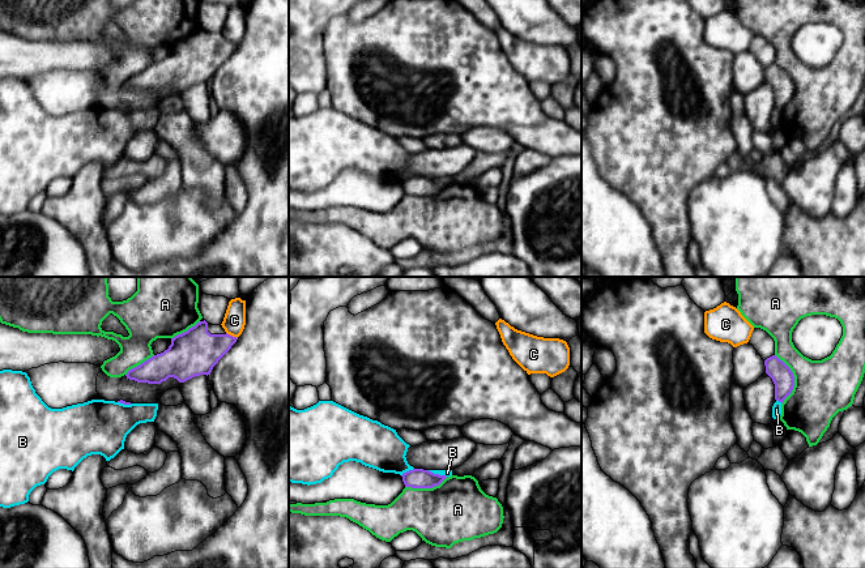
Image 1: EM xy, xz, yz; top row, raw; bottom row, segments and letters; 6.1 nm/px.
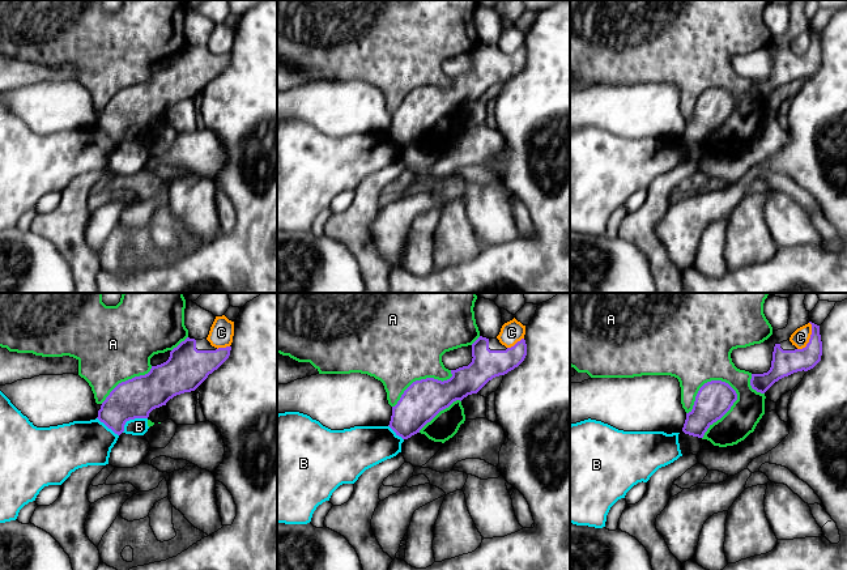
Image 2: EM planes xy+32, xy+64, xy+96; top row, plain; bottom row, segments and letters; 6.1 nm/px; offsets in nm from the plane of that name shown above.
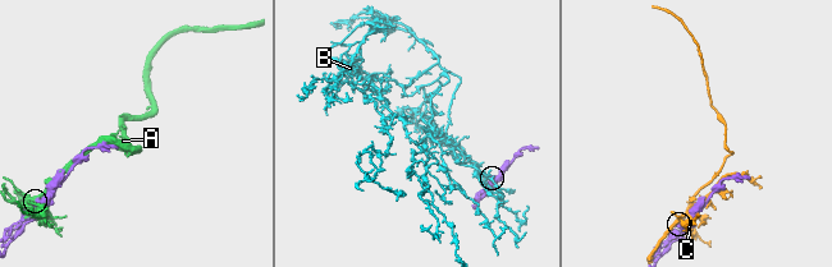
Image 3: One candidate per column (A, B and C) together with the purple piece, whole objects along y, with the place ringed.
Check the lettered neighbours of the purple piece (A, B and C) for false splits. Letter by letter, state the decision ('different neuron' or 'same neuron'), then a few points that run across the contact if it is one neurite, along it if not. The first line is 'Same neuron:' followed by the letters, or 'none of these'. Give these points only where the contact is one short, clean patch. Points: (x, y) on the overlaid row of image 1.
Same neuron: none of these
A: different neuron
B: different neuron | xz (427, 470), (447, 477)
C: different neuron

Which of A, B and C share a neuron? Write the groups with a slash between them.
A / B / C

